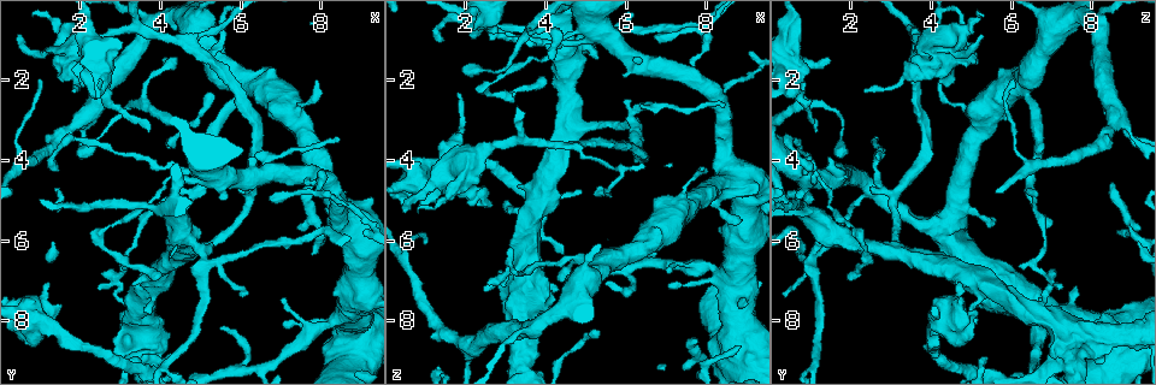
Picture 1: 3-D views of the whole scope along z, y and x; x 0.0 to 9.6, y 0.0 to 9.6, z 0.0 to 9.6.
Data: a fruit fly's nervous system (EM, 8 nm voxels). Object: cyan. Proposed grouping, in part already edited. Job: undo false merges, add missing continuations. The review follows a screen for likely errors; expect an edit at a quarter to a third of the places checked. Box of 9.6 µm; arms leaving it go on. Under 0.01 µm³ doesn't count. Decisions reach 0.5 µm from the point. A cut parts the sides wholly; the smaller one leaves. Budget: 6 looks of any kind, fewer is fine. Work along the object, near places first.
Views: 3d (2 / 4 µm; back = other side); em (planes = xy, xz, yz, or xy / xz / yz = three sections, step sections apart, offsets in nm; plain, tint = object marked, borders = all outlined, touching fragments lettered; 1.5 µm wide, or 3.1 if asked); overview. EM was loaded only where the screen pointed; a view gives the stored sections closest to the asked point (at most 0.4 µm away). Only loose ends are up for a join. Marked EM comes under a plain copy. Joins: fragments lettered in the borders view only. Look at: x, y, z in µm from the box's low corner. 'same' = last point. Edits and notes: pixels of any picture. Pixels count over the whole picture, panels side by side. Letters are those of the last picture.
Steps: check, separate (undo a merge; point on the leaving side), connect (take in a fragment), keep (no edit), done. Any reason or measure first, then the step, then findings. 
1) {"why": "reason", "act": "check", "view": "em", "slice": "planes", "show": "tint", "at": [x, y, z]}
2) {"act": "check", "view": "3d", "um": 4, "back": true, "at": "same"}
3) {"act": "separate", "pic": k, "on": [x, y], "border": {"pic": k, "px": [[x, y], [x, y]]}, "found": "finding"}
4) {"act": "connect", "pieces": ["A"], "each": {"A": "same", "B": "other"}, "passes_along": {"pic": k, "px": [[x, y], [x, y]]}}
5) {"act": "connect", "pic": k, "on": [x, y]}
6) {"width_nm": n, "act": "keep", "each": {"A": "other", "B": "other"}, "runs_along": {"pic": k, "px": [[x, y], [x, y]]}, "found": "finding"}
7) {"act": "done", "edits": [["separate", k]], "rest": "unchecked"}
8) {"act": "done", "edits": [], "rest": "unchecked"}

{"why": "an open end", "act": "check", "view": "3d", "um": 2, "at": [7.90, 2.00, 4.20]}

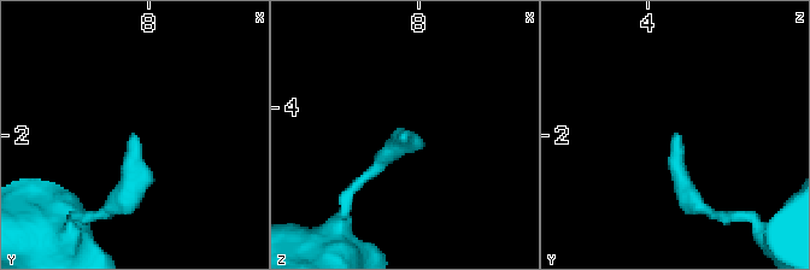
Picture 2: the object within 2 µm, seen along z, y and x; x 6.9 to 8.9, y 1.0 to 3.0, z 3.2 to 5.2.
{"act": "check", "view": "em", "slice": "planes", "show": "tint", "at": [7.90, 1.98, 4.26]}

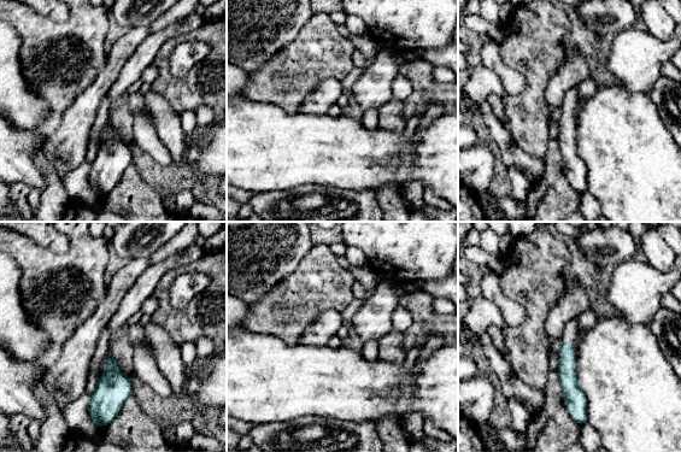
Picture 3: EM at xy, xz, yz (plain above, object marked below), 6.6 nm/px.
{"why": "what lies round it", "act": "check", "view": "em", "slice": "planes", "show": "borders", "at": "same"}

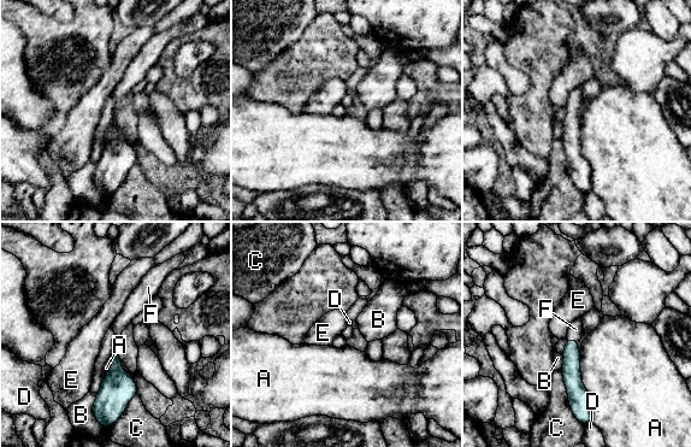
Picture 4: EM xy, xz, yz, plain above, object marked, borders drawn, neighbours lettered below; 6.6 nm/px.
{"act": "connect", "pieces": ["F"], "each": {"A": "other", "B": "other", "C": "other", "D": "other", "E": "other", "F": "same"}, "passes_along": {"pic": 4, "px": [[571, 369], [572, 340], [574, 333]]}, "found": "it goes on there"}

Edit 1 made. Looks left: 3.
{"why": "a narrow waist", "act": "check", "view": "em", "slice": "planes", "show": "tint", "at": [4.85, 4.90, 6.45]}

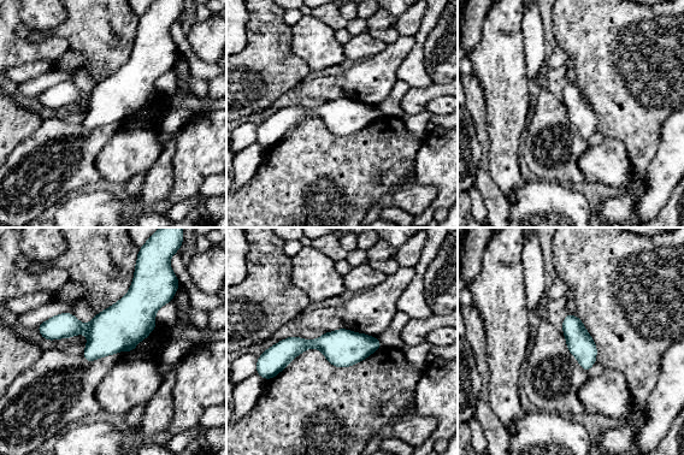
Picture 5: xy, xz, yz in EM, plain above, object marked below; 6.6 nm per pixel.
{"why": "what lies round it", "act": "check", "view": "em", "slice": "planes", "show": "borders", "at": "same"}

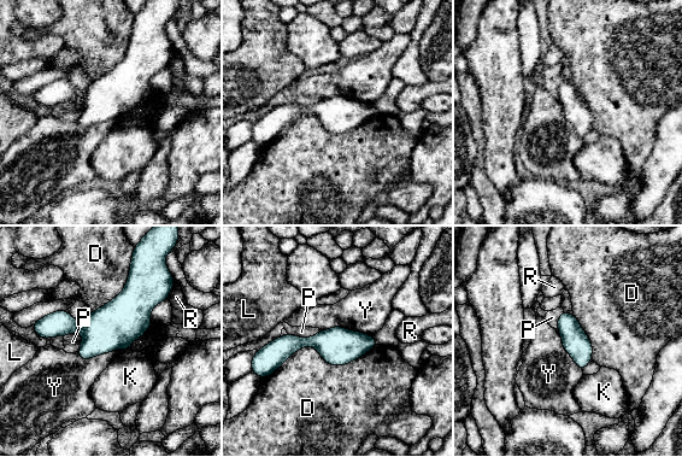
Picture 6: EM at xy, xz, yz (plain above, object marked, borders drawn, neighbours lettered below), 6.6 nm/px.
{"width_nm": 170, "act": "keep", "each": {"D": "other", "K": "other", "L": "other", "P": "other", "R": "other", "Y": "other"}, "runs_along": {"pic": 6, "px": [[143, 280], [101, 327], [36, 327]]}, "found": "continuous, no second neuron"}

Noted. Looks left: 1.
{"why": "a fork", "act": "check", "view": "em", "slice": "planes", "show": "borders", "at": [2.90, 6.90, 7.00]}

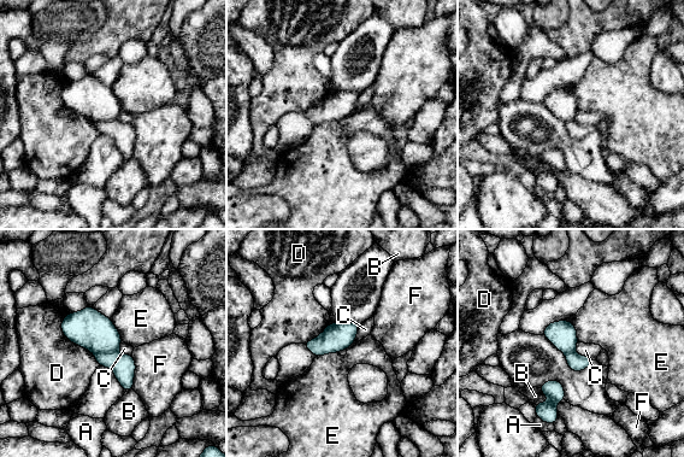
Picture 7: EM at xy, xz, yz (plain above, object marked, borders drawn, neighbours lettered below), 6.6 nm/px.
{"act": "separate", "pic": 7, "on": [123, 365], "each": {"A": "other", "B": "other", "C": "other", "D": "other", "E": "other", "F": "other"}, "border": {"pic": 7, "px": [[116, 350], [95, 355]]}, "found": "two neurons meet here"}

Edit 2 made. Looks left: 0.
{"act": "done", "edits": [["connect", 4], ["separate", 7]], "rest": "unchecked"}

